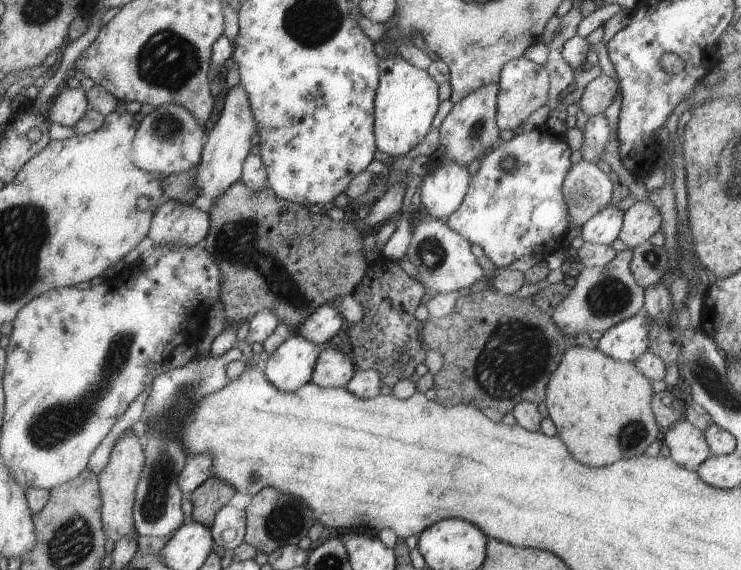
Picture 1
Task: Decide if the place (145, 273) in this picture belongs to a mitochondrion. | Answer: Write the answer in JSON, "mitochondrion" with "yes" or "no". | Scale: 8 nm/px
{"mitochondrion":"no"}

